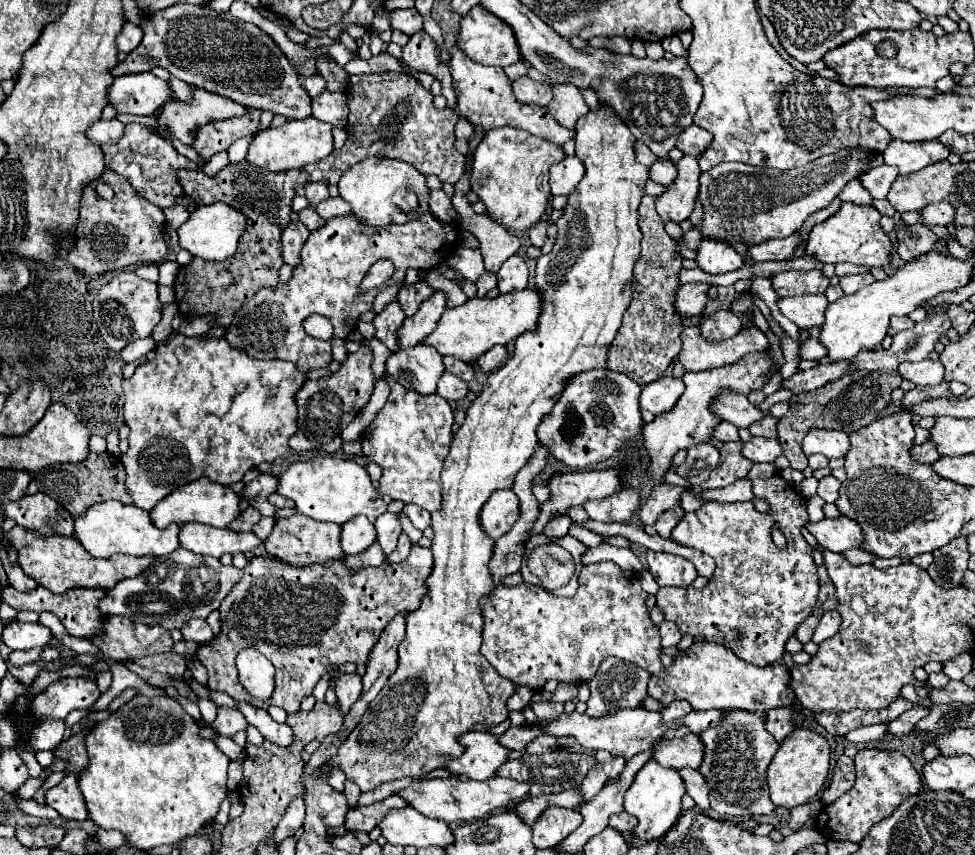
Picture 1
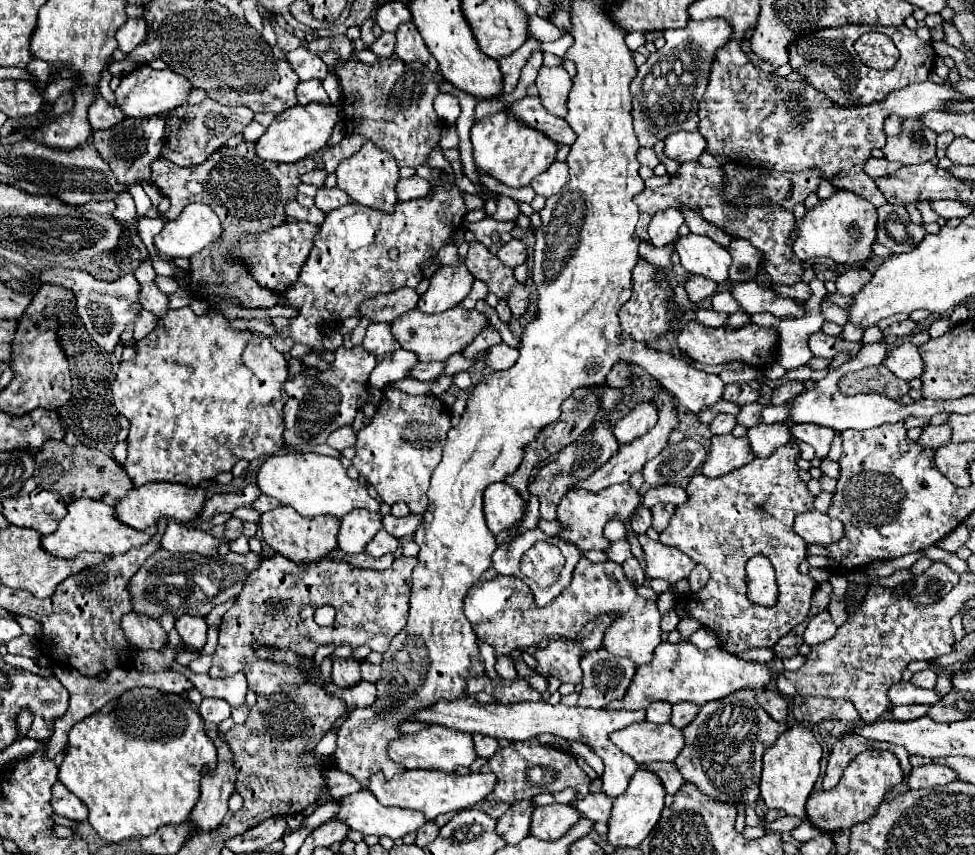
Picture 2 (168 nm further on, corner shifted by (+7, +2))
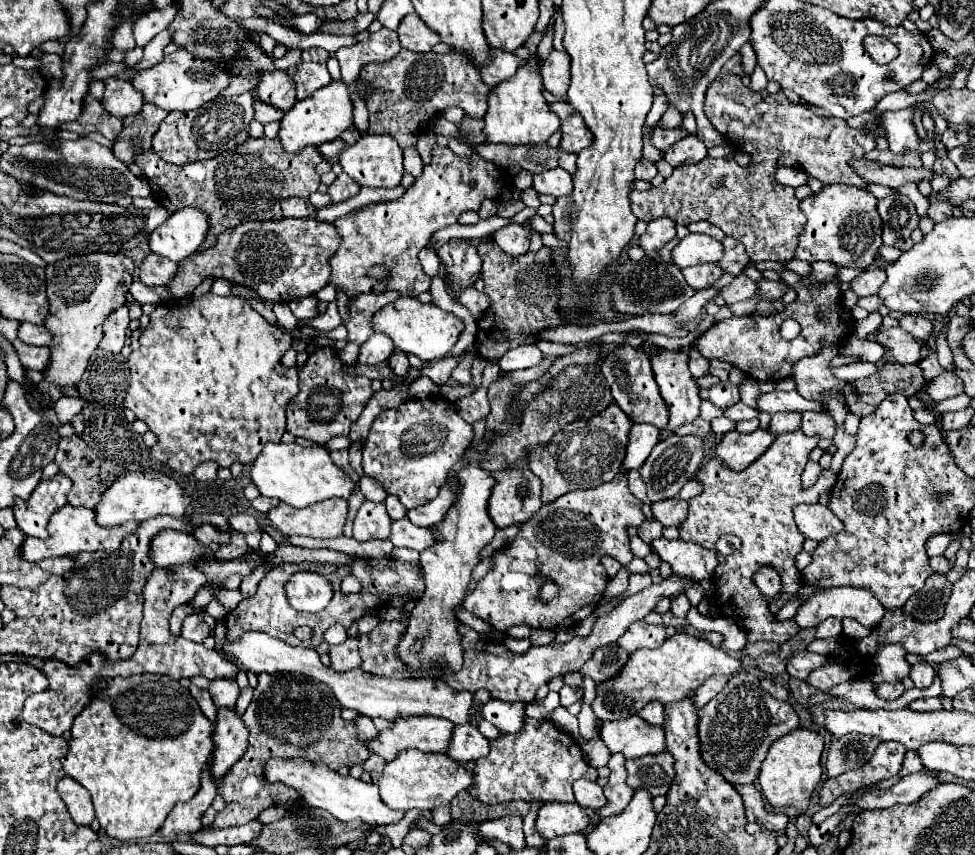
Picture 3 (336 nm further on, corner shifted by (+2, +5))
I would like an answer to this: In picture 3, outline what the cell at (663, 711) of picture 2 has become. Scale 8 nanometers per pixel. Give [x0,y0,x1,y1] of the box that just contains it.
[640,701,664,725]

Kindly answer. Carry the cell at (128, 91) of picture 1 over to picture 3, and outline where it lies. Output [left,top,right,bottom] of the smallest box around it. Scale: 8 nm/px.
[132,49,230,111]

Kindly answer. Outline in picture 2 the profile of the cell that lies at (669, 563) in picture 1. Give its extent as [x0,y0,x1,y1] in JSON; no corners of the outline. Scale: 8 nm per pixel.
[637,534,697,584]

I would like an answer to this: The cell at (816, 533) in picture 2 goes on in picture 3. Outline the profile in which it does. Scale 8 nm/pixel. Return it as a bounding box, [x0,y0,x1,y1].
[794,505,844,541]

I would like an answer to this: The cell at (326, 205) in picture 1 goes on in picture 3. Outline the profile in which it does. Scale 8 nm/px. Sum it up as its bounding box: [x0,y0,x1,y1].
[328,173,360,203]

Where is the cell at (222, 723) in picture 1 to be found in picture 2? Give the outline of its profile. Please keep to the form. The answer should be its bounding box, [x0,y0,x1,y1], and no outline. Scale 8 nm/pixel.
[199,698,231,724]

